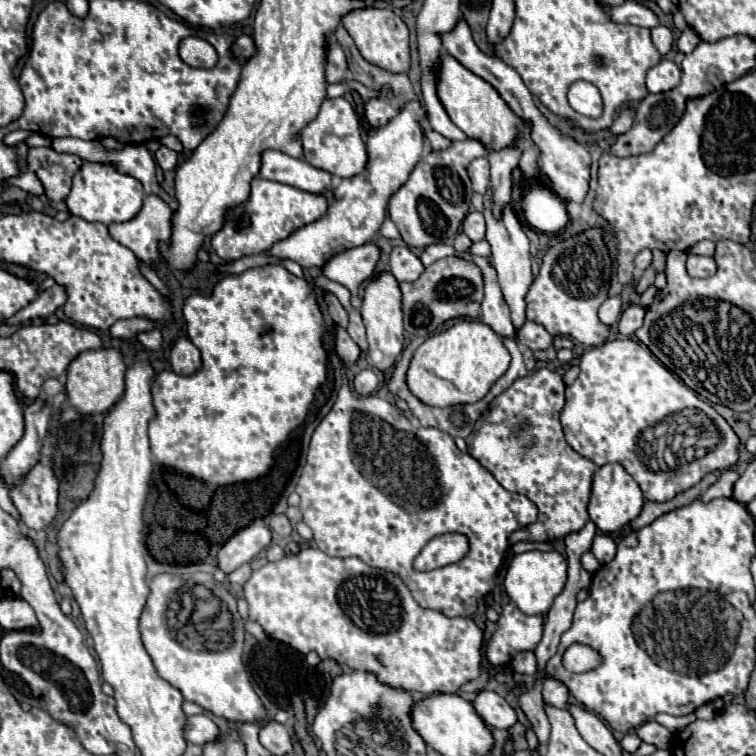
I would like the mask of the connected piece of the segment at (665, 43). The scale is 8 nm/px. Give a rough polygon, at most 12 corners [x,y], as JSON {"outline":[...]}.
{"outline":[[663,25],[651,29],[653,45],[661,55],[671,51],[671,29]]}

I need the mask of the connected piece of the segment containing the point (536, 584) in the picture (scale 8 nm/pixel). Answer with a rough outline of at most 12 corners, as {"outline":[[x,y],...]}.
{"outline":[[559,551],[513,557],[505,591],[527,615],[545,615],[567,581]]}

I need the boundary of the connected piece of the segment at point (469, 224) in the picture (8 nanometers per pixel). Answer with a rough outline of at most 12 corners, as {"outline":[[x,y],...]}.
{"outline":[[481,211],[463,219],[463,233],[471,241],[485,239],[485,219]]}

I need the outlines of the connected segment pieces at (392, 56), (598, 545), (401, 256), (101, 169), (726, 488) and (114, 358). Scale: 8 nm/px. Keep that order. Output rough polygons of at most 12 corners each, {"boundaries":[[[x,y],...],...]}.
{"boundaries":[[[387,9],[341,17],[359,53],[409,71],[409,29]],[[597,533],[591,551],[599,563],[615,557],[617,545],[609,535]],[[411,249],[391,251],[391,273],[397,281],[419,279],[423,263]],[[87,161],[65,203],[105,225],[143,205],[139,179]],[[735,469],[721,471],[719,479],[703,493],[703,501],[731,497],[739,479]],[[89,349],[67,369],[67,399],[83,415],[125,391],[119,349]]]}

